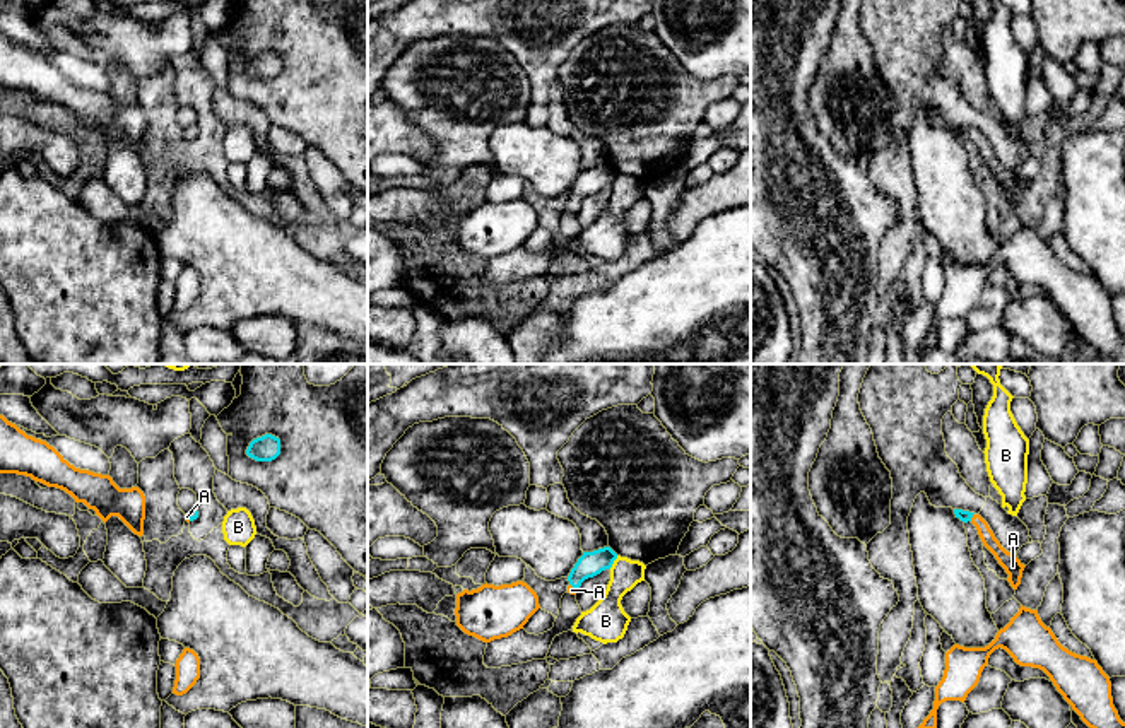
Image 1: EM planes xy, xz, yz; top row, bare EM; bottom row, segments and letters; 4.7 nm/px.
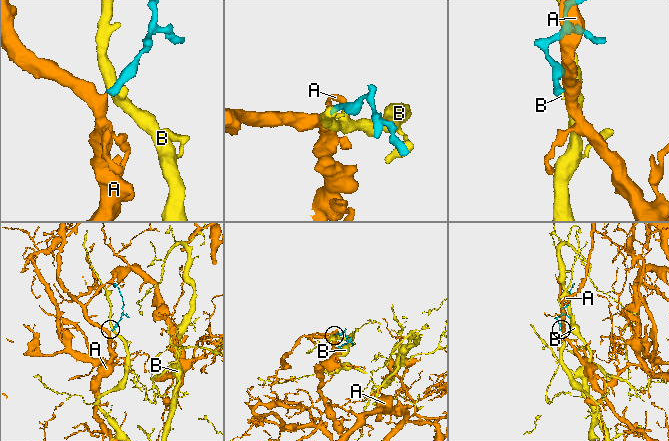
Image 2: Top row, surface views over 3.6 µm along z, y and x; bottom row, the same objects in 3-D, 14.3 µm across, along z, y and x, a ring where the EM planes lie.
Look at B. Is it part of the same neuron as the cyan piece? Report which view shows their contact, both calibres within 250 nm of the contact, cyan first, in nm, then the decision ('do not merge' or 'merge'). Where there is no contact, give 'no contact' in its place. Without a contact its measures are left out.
xz | 120/160 nm | do not merge

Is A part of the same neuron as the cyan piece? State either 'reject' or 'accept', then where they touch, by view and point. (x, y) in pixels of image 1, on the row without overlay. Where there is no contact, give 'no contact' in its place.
accept | yz (971, 134)

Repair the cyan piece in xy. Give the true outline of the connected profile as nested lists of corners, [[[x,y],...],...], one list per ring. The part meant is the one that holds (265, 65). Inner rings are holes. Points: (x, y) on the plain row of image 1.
[[[265,51],[250,60],[246,72],[256,79],[272,79],[280,72],[280,56]]]

